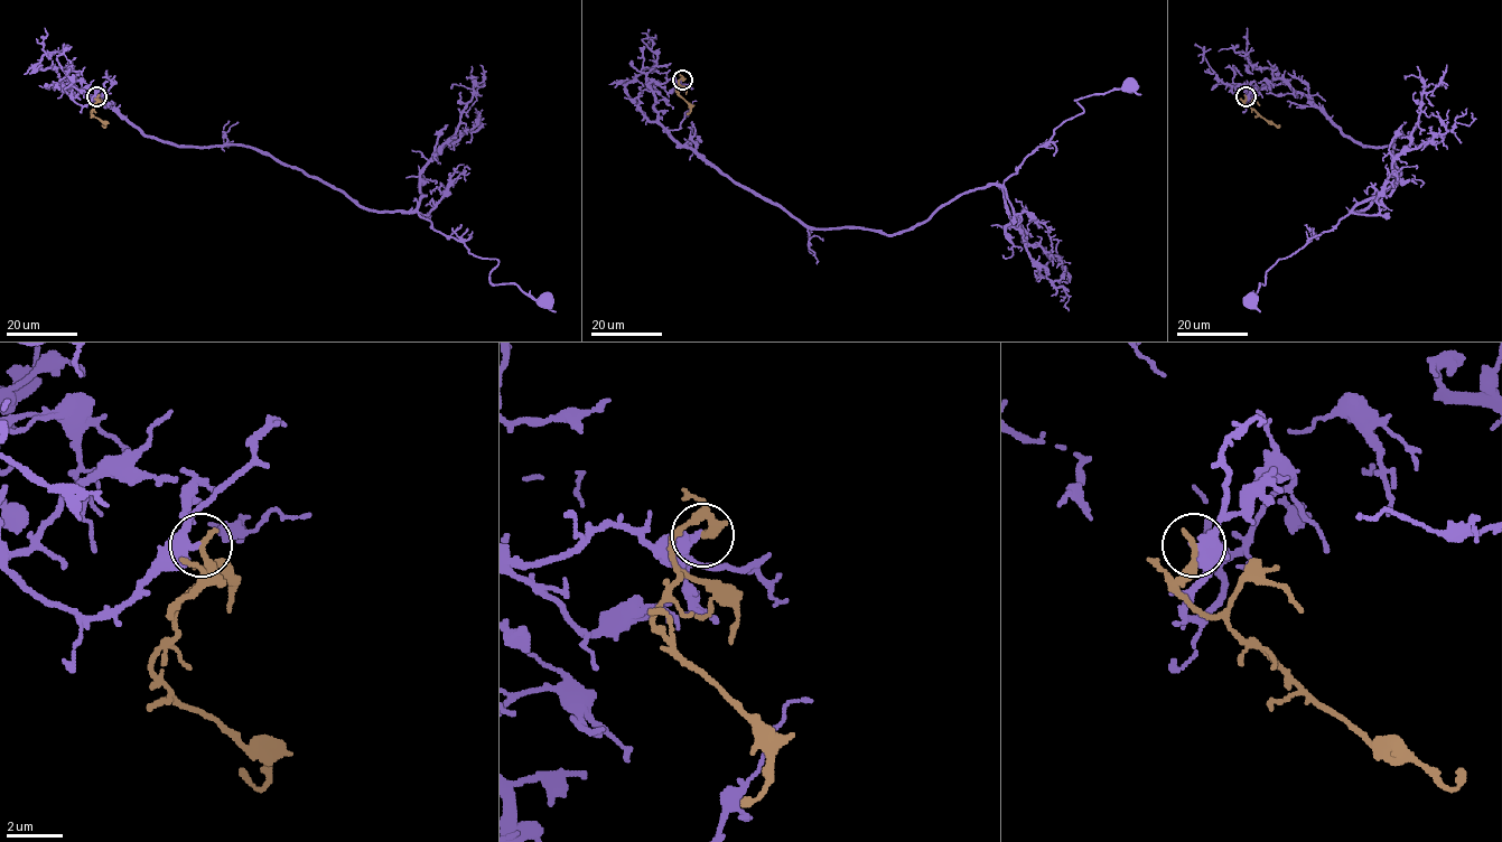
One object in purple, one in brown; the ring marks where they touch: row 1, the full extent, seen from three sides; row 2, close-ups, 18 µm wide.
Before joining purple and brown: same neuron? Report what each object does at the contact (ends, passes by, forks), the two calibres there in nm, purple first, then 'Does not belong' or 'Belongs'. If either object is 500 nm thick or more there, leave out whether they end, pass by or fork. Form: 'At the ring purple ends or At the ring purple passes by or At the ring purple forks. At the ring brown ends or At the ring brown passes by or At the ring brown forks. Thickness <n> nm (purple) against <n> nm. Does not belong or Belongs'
At the ring purple passes by. At the ring brown ends. Thickness 320 nm (purple) against 280 nm. Does not belong

